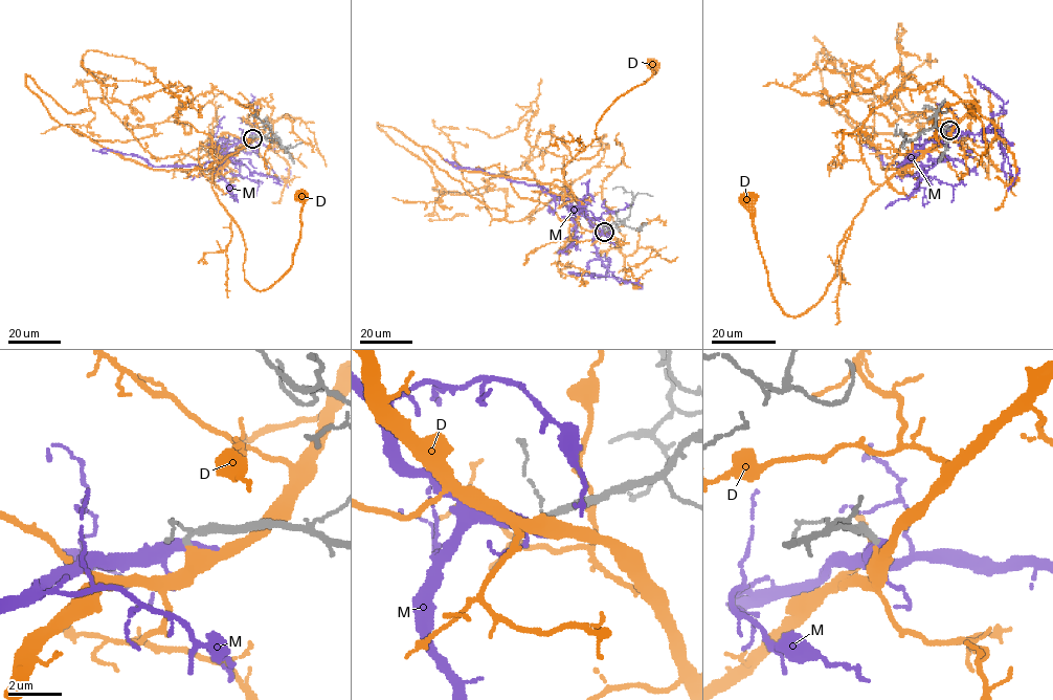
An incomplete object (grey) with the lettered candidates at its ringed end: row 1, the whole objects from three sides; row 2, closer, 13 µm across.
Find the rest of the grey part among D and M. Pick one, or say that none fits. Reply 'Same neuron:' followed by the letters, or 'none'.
Same neuron: D

